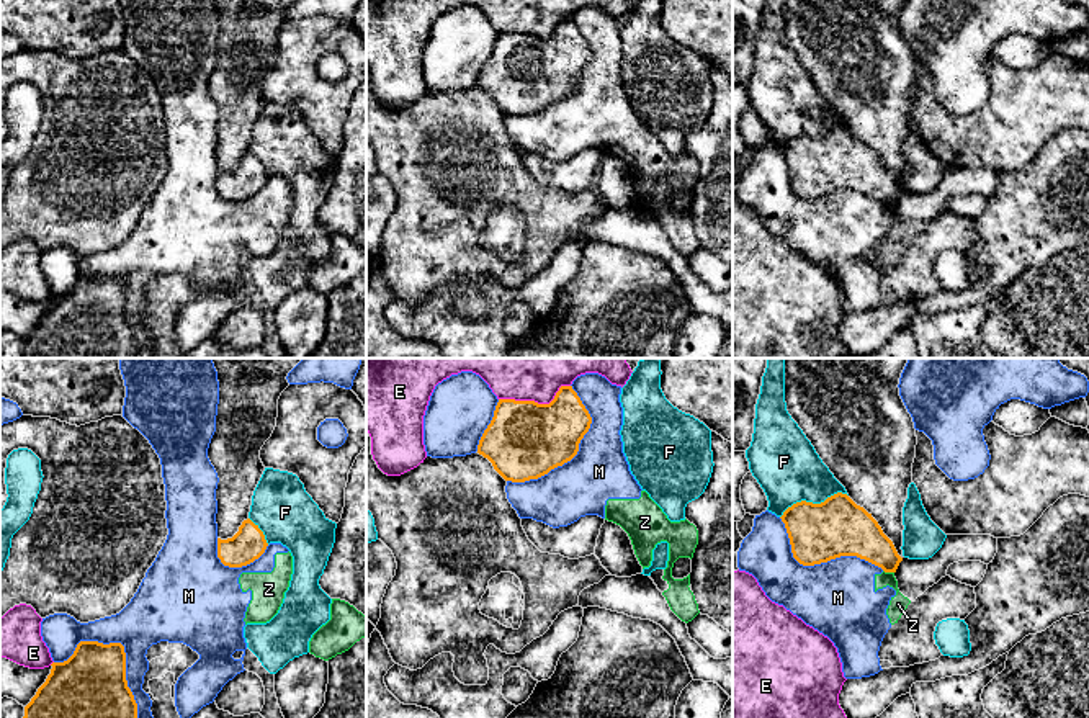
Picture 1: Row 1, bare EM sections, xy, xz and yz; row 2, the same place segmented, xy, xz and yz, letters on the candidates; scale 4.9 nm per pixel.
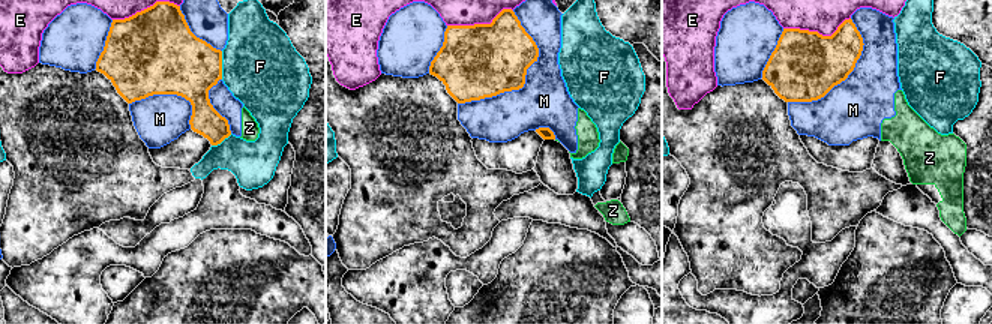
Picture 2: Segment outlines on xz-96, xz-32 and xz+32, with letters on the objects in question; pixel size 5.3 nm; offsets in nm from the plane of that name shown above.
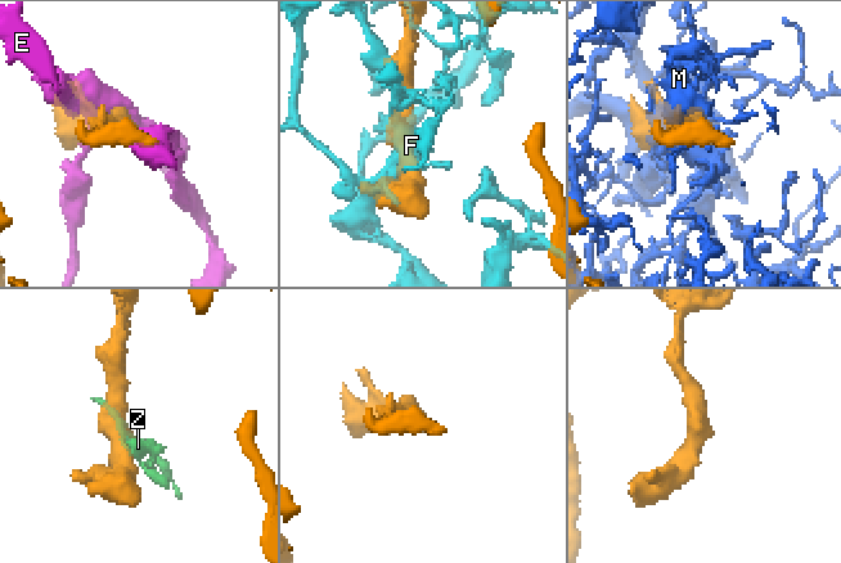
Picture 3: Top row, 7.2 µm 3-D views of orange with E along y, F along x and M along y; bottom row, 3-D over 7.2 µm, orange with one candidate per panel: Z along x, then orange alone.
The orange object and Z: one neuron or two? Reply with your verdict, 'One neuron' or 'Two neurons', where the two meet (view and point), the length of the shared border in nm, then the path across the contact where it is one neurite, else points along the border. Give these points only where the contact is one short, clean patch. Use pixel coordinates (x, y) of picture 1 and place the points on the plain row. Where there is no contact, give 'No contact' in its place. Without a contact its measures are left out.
Two neurons. Touches orange at yz (888, 205). Shared border 60 nm. Boundary: yz (883, 203), (893, 206)

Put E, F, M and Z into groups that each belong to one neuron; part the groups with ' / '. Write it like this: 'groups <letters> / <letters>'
groups E / F / M Z

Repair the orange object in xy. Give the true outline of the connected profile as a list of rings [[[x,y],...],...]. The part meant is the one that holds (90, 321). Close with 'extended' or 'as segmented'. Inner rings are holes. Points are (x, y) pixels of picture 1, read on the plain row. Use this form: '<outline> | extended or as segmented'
[[[80,275],[25,340],[21,358],[136,358],[121,276]]] | as segmented

